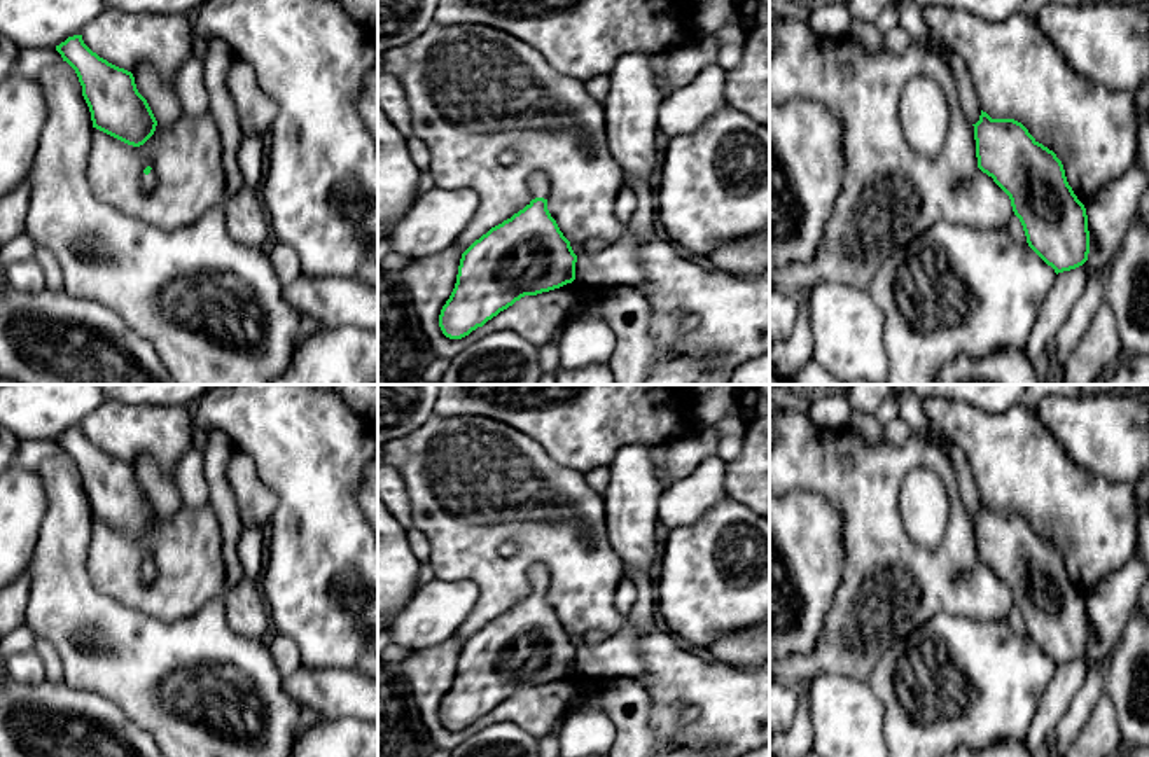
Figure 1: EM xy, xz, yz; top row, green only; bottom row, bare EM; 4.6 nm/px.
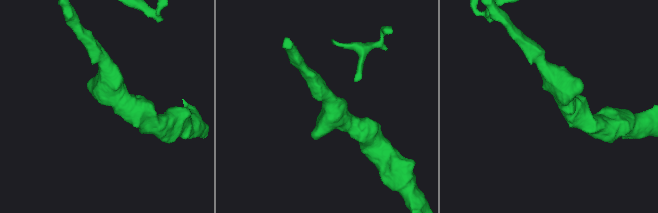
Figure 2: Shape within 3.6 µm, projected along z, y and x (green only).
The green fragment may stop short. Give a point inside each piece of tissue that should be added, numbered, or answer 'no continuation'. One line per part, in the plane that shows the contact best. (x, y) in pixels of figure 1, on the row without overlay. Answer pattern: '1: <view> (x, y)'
1: xz (537, 574)

